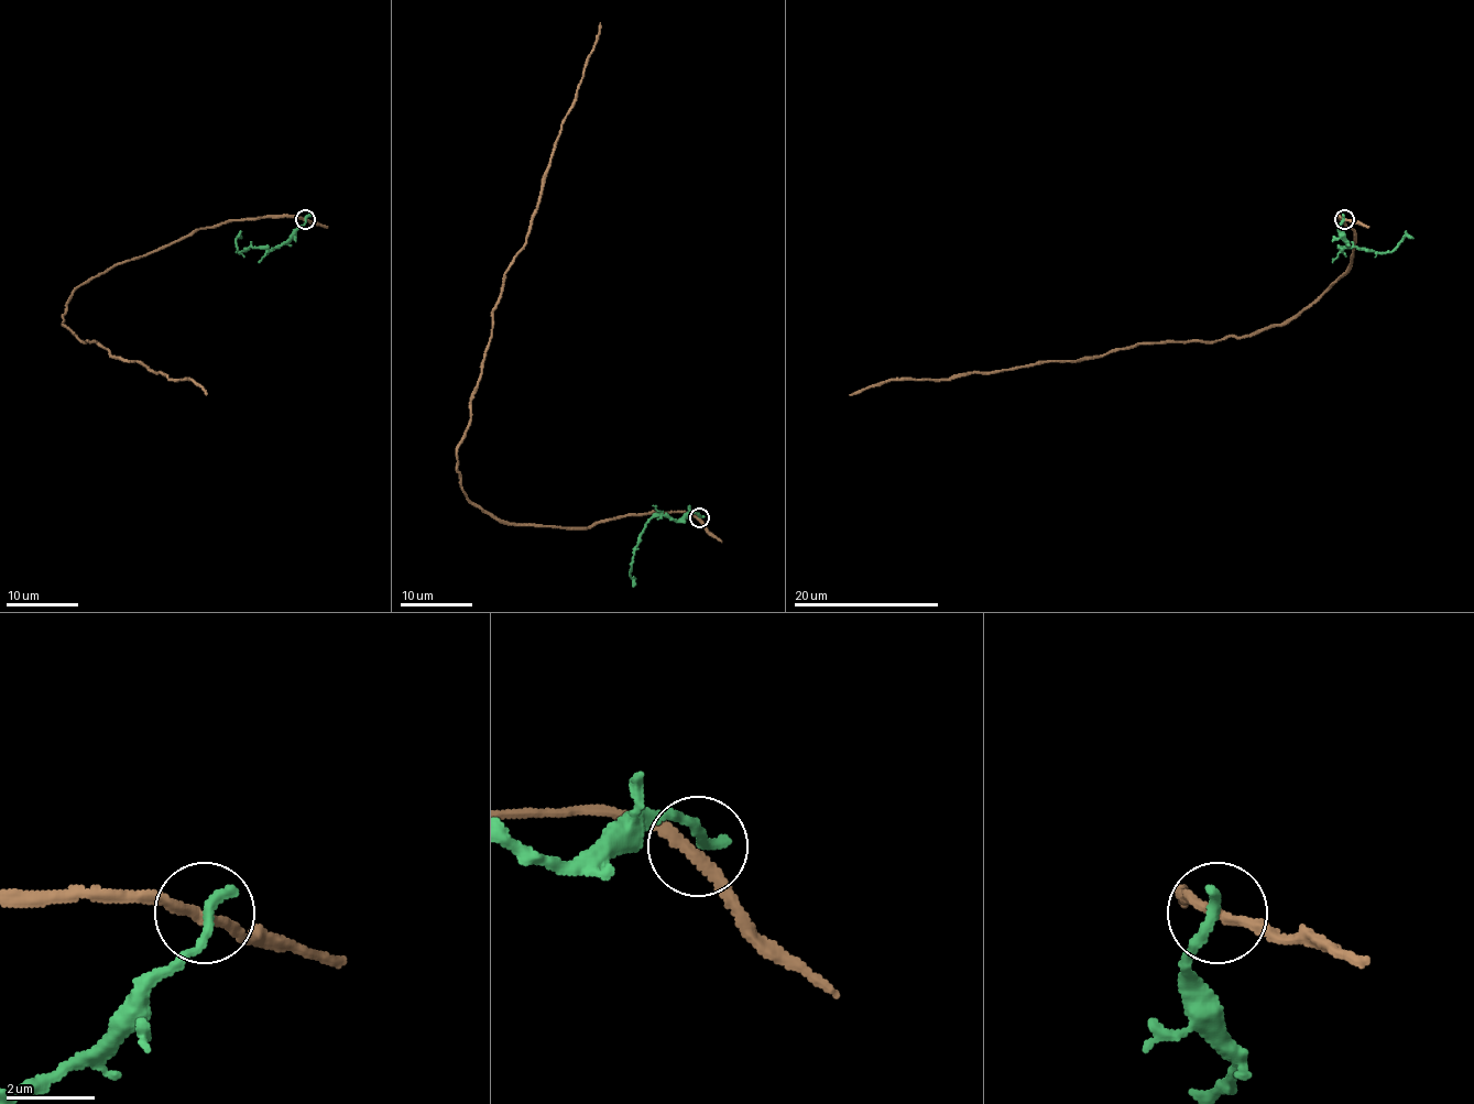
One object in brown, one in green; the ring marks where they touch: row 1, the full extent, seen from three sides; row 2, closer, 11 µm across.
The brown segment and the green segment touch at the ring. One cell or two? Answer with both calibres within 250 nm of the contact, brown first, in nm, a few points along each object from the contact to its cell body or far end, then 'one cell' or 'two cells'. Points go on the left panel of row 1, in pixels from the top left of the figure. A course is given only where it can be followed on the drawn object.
240 nm thick on the brown side, 300 nm on the other; brown runs (303, 219), (229, 219), (190, 232), (91, 277), (67, 301), (62, 325), (80, 340), (189, 379), (205, 395); green runs (305, 219), (280, 244), (269, 250), (251, 247), (238, 252), (236, 239), (240, 237); two cells

